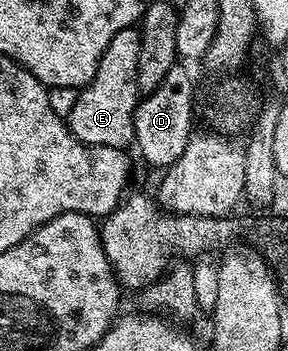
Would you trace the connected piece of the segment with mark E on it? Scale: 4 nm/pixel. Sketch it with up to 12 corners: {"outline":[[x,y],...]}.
{"outline":[[120,29],[68,116],[91,147],[129,148],[140,30]]}

